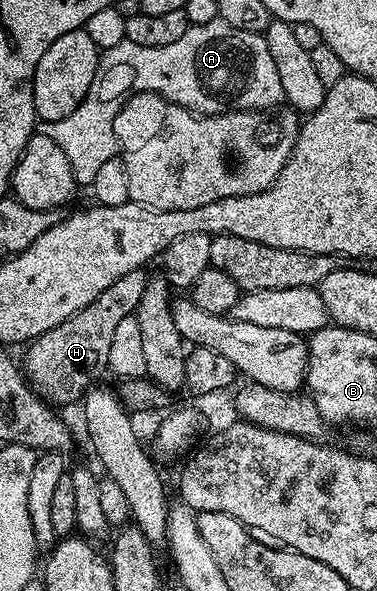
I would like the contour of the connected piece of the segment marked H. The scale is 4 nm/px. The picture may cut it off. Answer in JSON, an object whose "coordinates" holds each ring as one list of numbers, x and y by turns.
{"coordinates":[[143,269,125,273,125,277,113,281,113,285,109,285,101,297,89,301,85,309,73,313,73,317,61,321,61,325,49,329,49,333,41,333,26,344,27,356,21,359,22,370,28,384,48,404,78,404,98,380,95,378,108,370,109,345,113,342,113,333,122,319,135,314,141,293,145,293,147,288,148,278,148,272]]}

